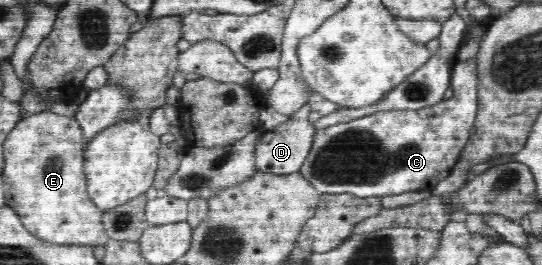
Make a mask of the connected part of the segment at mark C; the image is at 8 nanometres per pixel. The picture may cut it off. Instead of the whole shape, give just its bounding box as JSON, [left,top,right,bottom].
[299,55,476,198]

